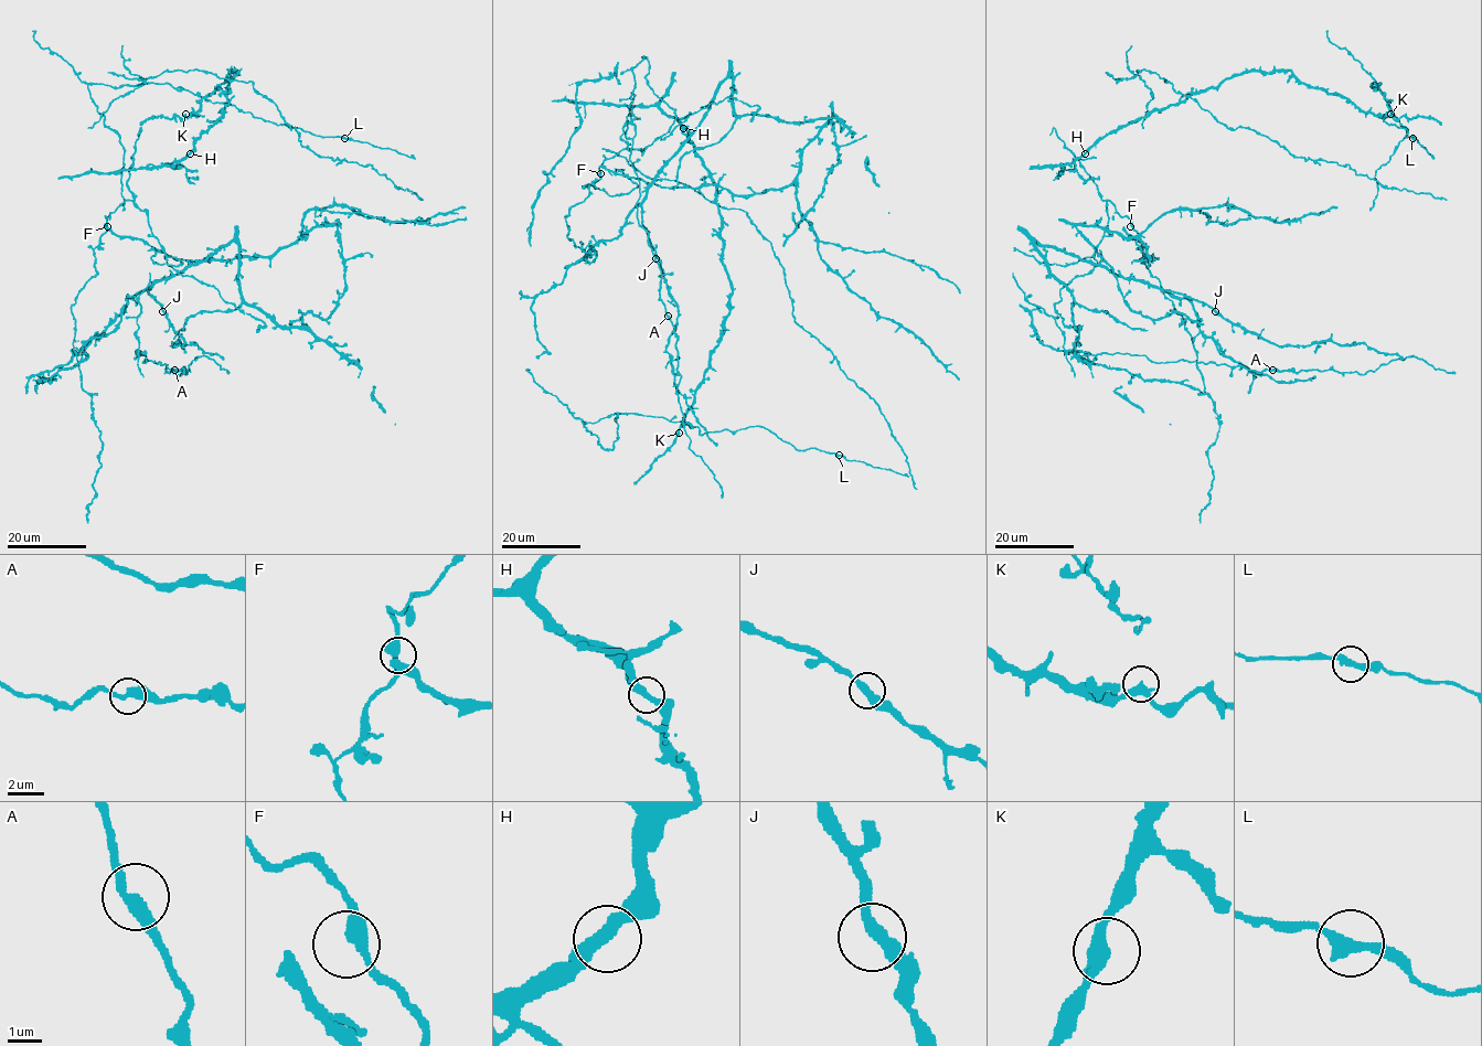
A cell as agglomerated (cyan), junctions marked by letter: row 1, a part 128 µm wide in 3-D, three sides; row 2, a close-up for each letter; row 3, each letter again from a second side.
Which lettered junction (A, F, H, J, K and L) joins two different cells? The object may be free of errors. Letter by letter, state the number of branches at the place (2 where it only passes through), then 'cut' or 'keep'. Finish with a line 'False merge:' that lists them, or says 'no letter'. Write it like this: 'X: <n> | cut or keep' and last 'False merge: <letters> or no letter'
A: 2 | keep
F: 2 | keep
H: 2 | keep
J: 2 | keep
K: 2 | keep
L: 2 | keep
False merge: no letter

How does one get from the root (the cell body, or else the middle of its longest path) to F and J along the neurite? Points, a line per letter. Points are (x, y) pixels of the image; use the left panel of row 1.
F: (237, 244), (240, 291), (270, 319), (266, 324), (171, 267), (147, 213), (130, 200), (105, 216), (107, 226)
J: (237, 244), (232, 241), (205, 260), (157, 280), (148, 292), (162, 311)

